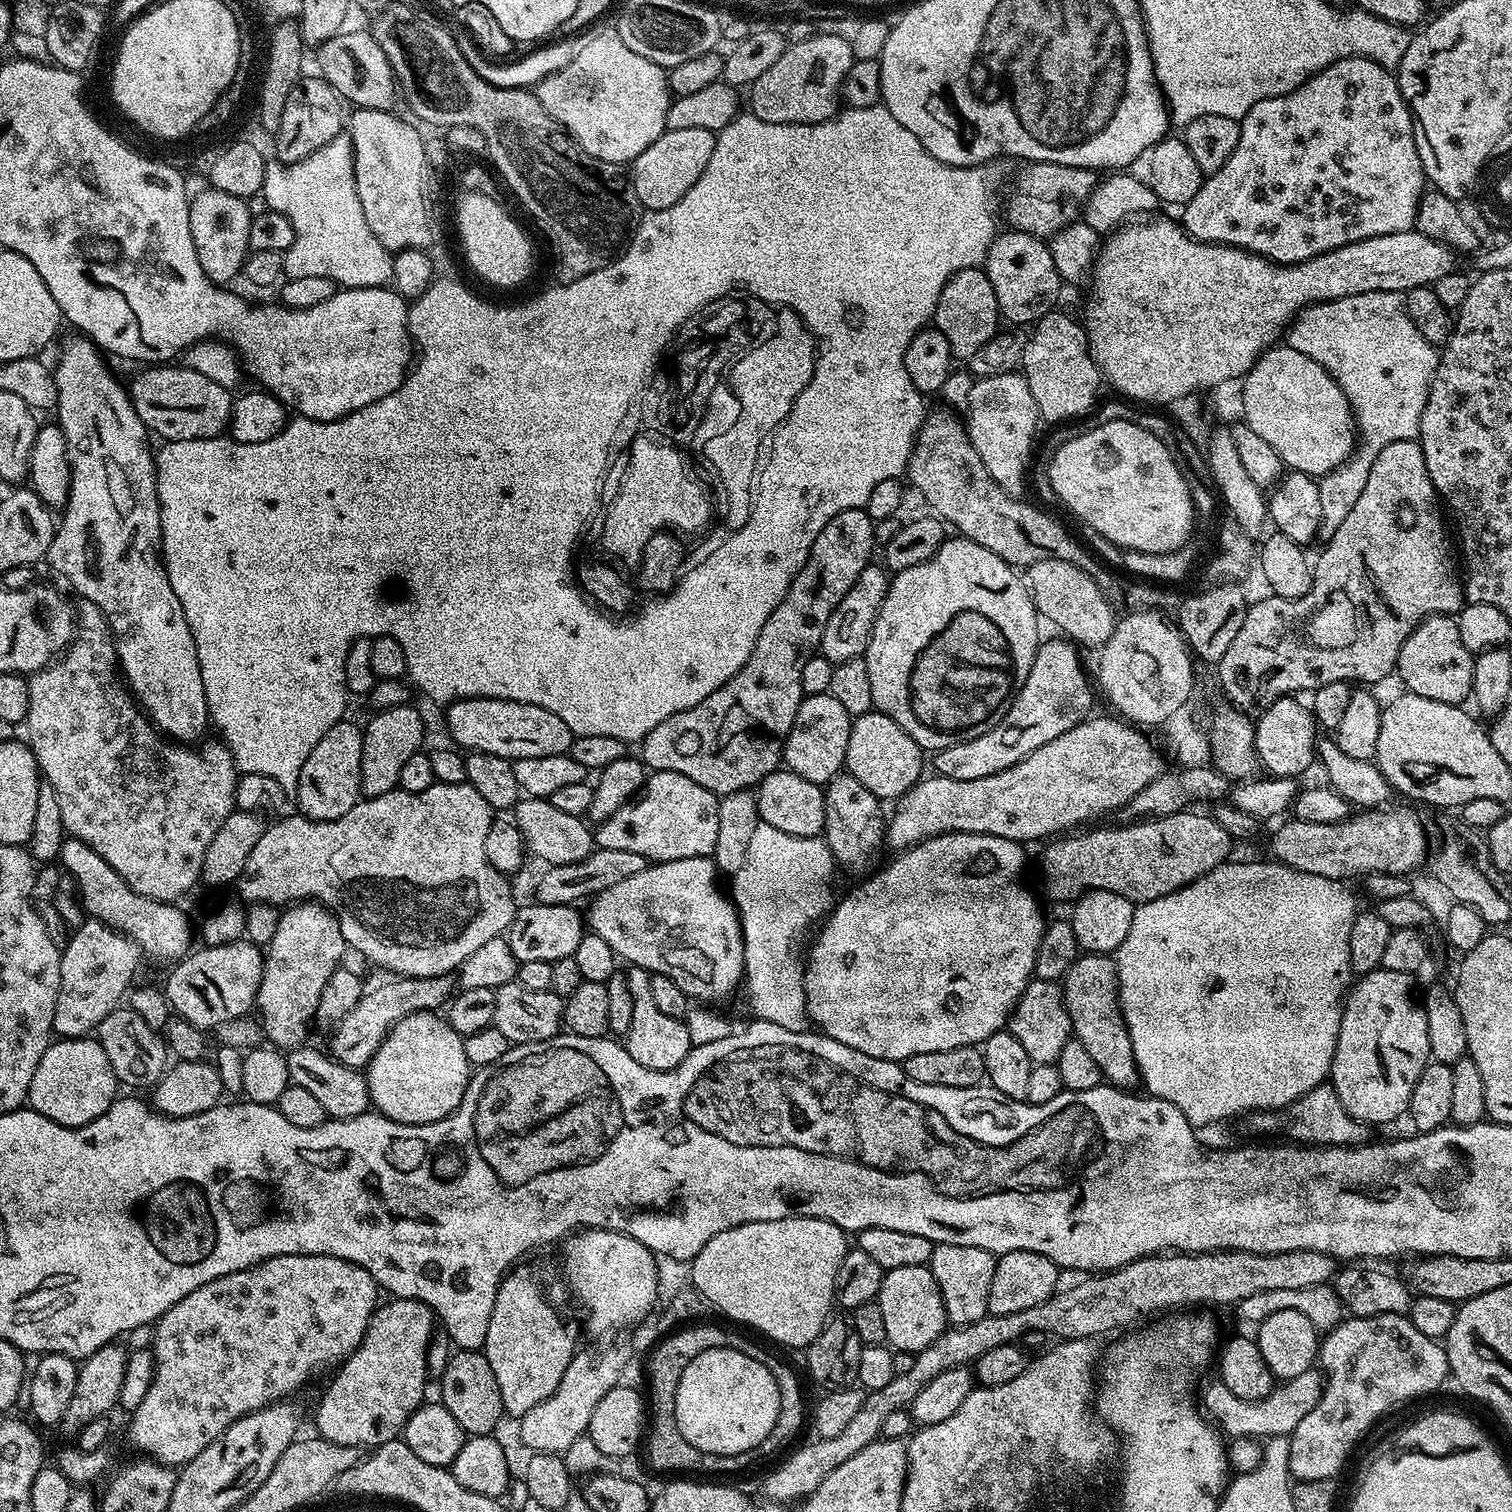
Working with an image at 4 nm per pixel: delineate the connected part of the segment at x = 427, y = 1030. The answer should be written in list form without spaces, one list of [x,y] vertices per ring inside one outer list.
[[[435,1011],[412,1013],[398,1021],[385,1035],[366,1065],[371,1107],[381,1116],[399,1124],[433,1124],[457,1111],[468,1089],[470,1065],[464,1049],[464,1037],[455,1032],[447,1019]]]

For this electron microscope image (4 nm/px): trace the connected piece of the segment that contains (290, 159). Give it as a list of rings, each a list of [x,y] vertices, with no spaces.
[[[316,74],[301,78],[286,98],[286,106],[282,109],[282,122],[274,133],[275,159],[281,164],[297,164],[310,158],[314,150],[326,146],[326,142],[341,135],[340,104],[342,105],[342,97],[325,79]]]

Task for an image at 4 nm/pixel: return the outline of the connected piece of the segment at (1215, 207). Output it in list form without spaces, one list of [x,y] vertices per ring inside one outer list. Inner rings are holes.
[[[1351,56],[1326,66],[1309,80],[1302,82],[1302,86],[1290,90],[1290,94],[1282,94],[1278,98],[1266,98],[1250,106],[1250,110],[1240,121],[1238,150],[1230,154],[1230,162],[1226,162],[1222,170],[1207,177],[1198,194],[1194,194],[1194,198],[1190,198],[1190,202],[1183,205],[1182,227],[1188,235],[1207,244],[1229,244],[1231,248],[1242,248],[1245,252],[1264,256],[1267,260],[1273,260],[1275,264],[1297,264],[1323,252],[1334,250],[1338,246],[1346,246],[1350,242],[1382,234],[1413,231],[1416,228],[1416,212],[1420,209],[1420,197],[1425,191],[1426,177],[1418,154],[1416,135],[1412,129],[1412,112],[1408,109],[1404,95],[1400,93],[1400,85],[1397,84],[1395,75],[1366,56]]]

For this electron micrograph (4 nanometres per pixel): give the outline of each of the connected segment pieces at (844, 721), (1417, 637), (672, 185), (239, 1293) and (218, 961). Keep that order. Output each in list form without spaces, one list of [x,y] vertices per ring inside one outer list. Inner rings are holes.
[[[831,692],[805,696],[798,706],[794,726],[784,740],[783,763],[787,771],[806,778],[806,782],[825,785],[844,768],[846,742],[850,742],[850,730],[854,717],[843,708],[842,702],[834,698]]]
[[[1428,616],[1406,638],[1398,654],[1396,672],[1407,691],[1422,694],[1422,698],[1434,698],[1434,702],[1460,706],[1472,695],[1474,654],[1466,650],[1452,616]]]
[[[666,130],[653,144],[646,146],[646,150],[642,150],[642,154],[638,154],[638,158],[630,165],[632,188],[640,200],[641,209],[649,212],[666,210],[666,206],[674,206],[674,202],[683,198],[686,190],[690,190],[690,186],[694,186],[694,182],[702,178],[702,170],[706,170],[710,154],[714,154],[716,137],[717,133],[710,130]]]
[[[275,1256],[255,1264],[253,1268],[238,1270],[234,1274],[214,1278],[214,1282],[206,1282],[206,1286],[198,1286],[198,1290],[186,1294],[182,1302],[170,1306],[170,1310],[166,1310],[166,1314],[162,1314],[154,1325],[156,1333],[152,1336],[150,1347],[152,1356],[156,1359],[156,1369],[154,1378],[150,1382],[150,1390],[146,1390],[146,1398],[142,1398],[140,1405],[130,1413],[129,1420],[132,1421],[128,1424],[129,1442],[140,1451],[137,1453],[157,1460],[160,1464],[169,1466],[187,1464],[195,1455],[201,1454],[206,1446],[210,1446],[235,1420],[250,1415],[251,1412],[258,1411],[273,1401],[283,1401],[291,1397],[291,1392],[295,1388],[302,1387],[319,1368],[324,1368],[327,1364],[339,1365],[341,1361],[351,1356],[359,1348],[370,1318],[378,1307],[376,1292],[378,1293],[376,1279],[366,1270],[362,1270],[362,1266],[333,1256]]]
[[[245,938],[213,948],[200,946],[173,967],[177,968],[169,974],[168,985],[163,985],[162,991],[179,1019],[201,1030],[215,1030],[222,1023],[247,1017],[253,1011],[264,973],[264,952],[261,945],[259,948],[250,940]]]

